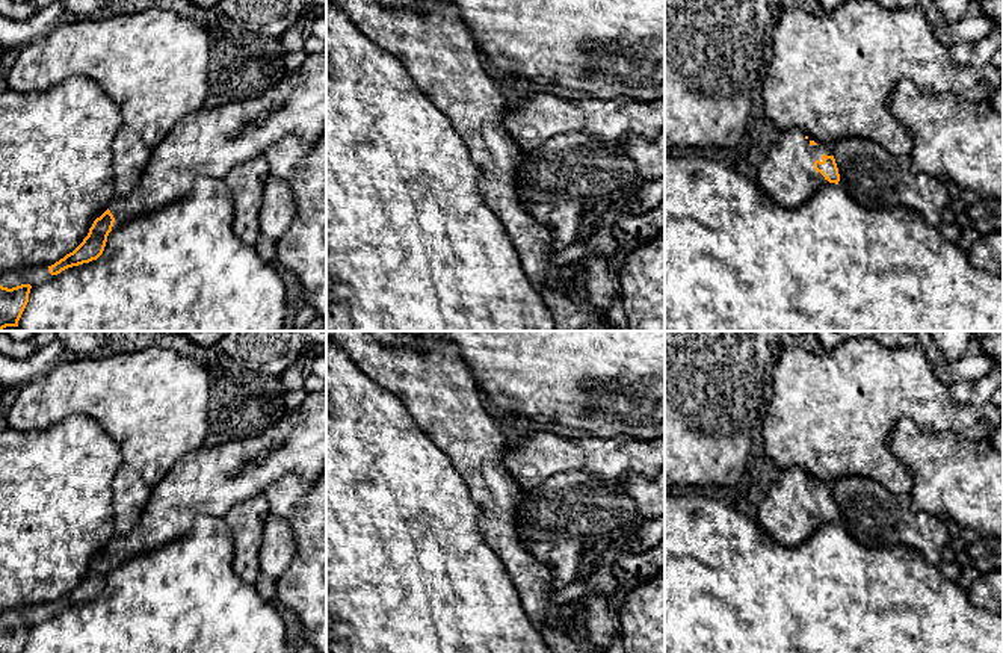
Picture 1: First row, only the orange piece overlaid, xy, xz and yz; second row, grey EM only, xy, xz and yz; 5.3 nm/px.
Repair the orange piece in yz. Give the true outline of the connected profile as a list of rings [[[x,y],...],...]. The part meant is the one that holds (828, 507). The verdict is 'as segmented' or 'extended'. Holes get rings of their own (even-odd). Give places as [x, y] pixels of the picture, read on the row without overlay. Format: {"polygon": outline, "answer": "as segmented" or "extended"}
{"polygon": [[[790,467],[772,475],[755,521],[776,543],[796,547],[820,526],[838,520],[832,487],[802,467]]], "answer": "extended"}

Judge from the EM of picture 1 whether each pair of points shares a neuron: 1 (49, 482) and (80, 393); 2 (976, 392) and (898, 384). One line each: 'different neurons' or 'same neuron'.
1: different neurons
2: different neurons

